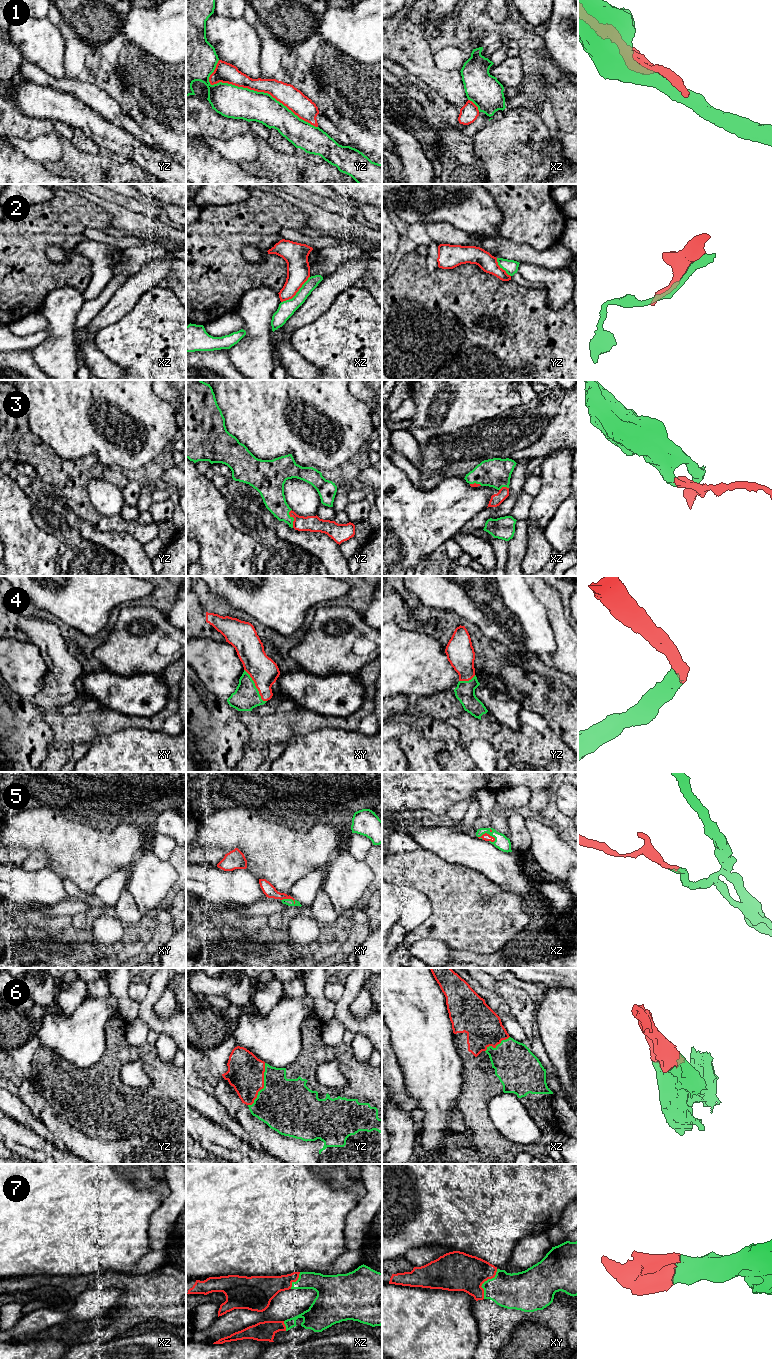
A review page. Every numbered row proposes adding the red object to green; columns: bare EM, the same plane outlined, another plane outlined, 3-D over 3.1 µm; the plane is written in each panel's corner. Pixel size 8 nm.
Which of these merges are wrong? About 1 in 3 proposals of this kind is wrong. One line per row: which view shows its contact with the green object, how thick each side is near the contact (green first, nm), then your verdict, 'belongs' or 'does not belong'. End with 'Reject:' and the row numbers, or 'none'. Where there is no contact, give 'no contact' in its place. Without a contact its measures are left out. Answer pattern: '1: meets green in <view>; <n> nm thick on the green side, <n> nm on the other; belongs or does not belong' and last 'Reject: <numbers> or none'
1: meets green in yz; 260 nm thick on the green side, 170 nm on the other; does not belong
2: meets green in xz; 140 nm thick on the green side, 190 nm on the other; does not belong
3: meets green in yz; 180 nm thick on the green side, 130 nm on the other; belongs
4: meets green in xy; 200 nm thick on the green side, 220 nm on the other; belongs
5: meets green in xz; 120 nm thick on the green side, 60 nm on the other; belongs
6: meets green in yz; 440 nm thick on the green side, 300 nm on the other; belongs
7: meets green in xy; 280 nm thick on the green side, 320 nm on the other; belongs
Reject: 1, 2

